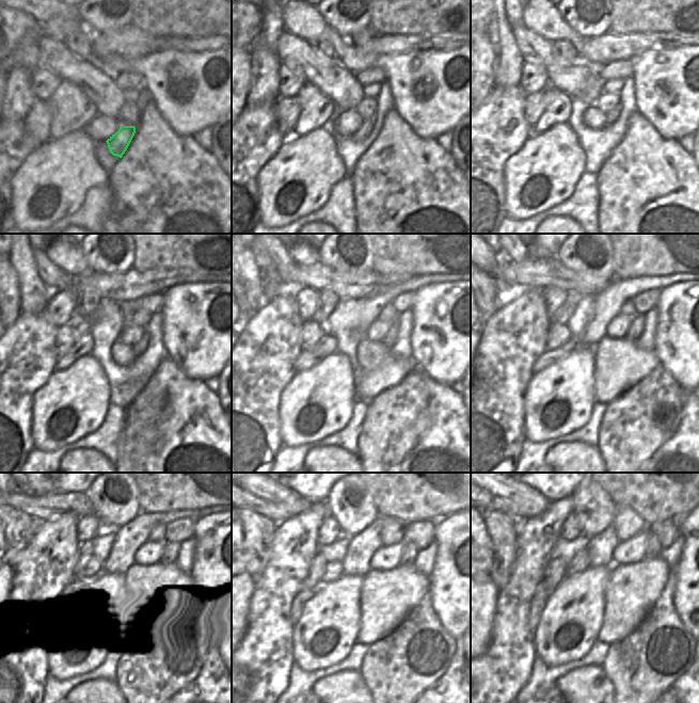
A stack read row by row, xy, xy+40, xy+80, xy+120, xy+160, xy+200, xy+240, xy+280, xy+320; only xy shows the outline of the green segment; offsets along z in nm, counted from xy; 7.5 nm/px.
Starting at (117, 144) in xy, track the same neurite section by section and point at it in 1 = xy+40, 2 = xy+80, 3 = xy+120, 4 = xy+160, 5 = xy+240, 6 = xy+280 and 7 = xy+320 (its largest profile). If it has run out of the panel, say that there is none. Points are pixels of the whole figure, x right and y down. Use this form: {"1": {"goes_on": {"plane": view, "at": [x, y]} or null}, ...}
{"1": {"goes_on": {"plane": "xy+40", "at": [363, 132]}}, "2": {"goes_on": {"plane": "xy+80", "at": [612, 115]}}, "3": {"goes_on": {"plane": "xy+120", "at": [140, 348]}}, "4": {"goes_on": {"plane": "xy+160", "at": [390, 338]}}, "5": {"goes_on": {"plane": "xy+240", "at": [178, 531]}}, "6": {"goes_on": {"plane": "xy+280", "at": [417, 536]}}, "7": {"goes_on": {"plane": "xy+320", "at": [663, 533]}}}

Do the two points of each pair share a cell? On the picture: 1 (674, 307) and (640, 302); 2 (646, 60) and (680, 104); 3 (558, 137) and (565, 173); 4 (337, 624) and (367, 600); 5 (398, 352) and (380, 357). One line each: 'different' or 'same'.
1: different
2: same
3: same
4: different
5: different

